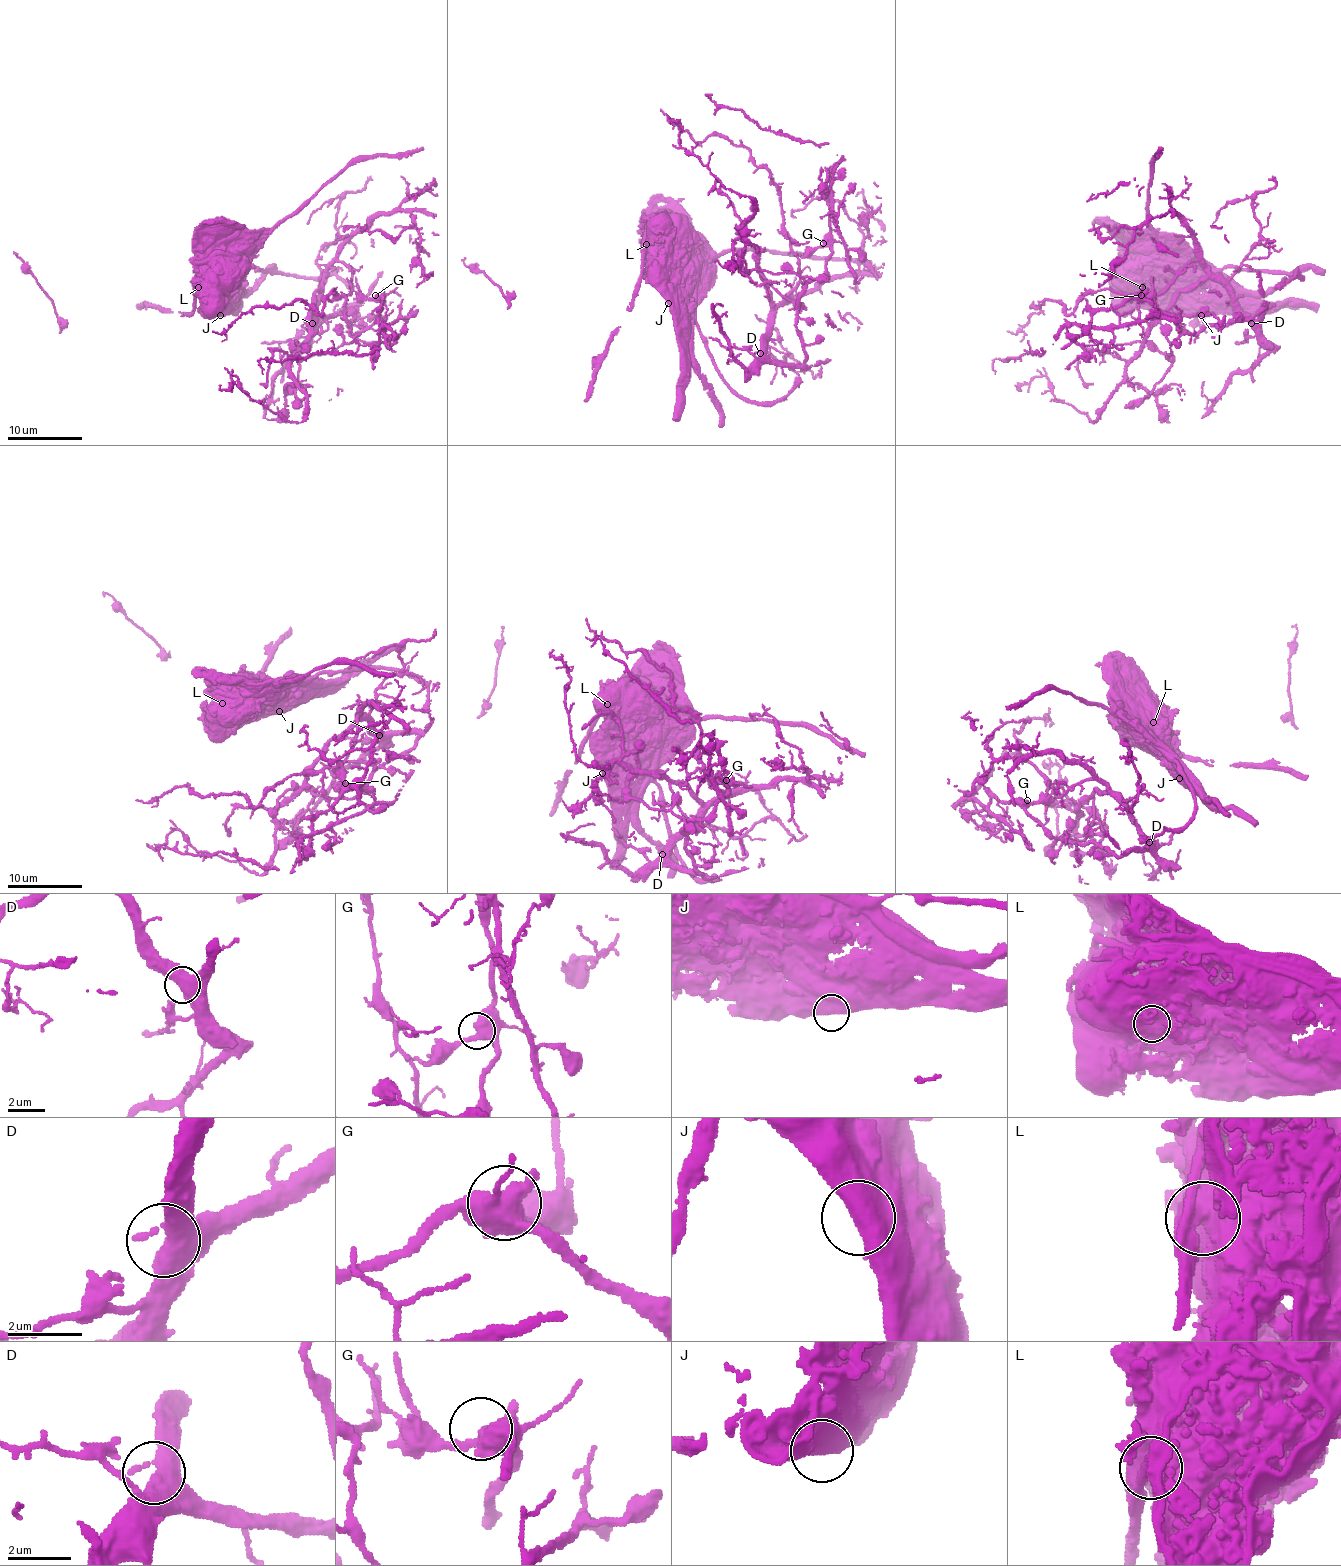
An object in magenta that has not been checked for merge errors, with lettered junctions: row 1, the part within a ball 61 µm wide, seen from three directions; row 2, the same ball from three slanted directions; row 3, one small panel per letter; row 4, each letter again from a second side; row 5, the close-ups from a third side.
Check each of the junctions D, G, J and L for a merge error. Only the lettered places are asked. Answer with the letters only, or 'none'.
L

